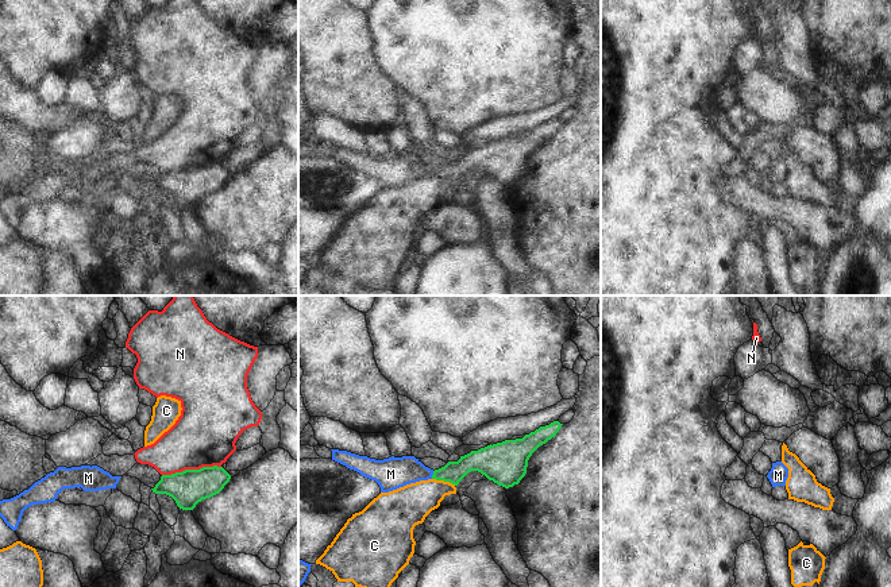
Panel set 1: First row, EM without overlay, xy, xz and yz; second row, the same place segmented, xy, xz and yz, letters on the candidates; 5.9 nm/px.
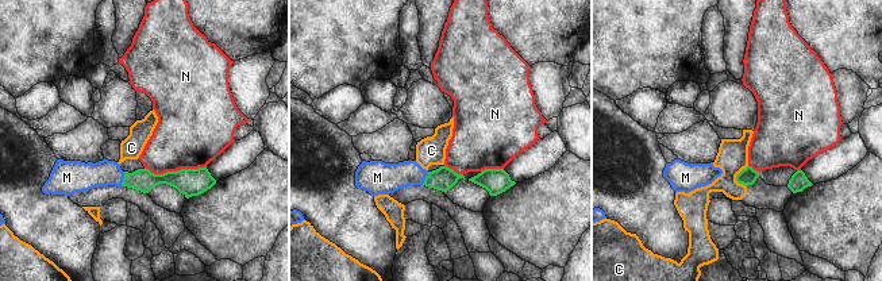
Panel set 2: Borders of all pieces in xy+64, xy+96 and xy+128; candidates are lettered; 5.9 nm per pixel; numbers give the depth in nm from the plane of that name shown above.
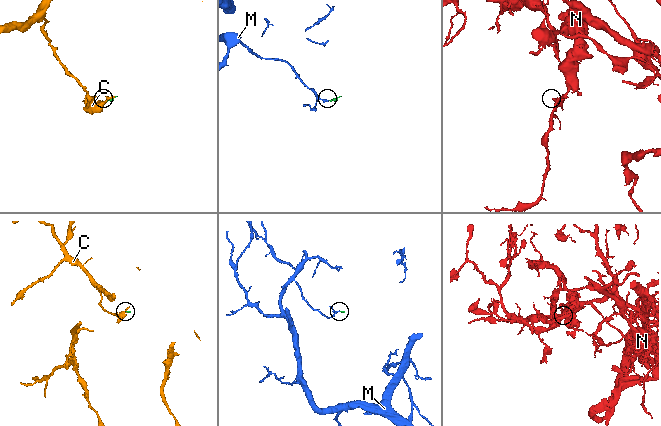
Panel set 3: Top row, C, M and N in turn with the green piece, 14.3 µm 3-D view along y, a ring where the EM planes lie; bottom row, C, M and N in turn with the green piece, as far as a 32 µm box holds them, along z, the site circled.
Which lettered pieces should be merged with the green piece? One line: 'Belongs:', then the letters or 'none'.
Belongs: M

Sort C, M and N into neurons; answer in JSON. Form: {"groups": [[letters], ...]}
{"groups": [["C"], ["M"], ["N"]]}

